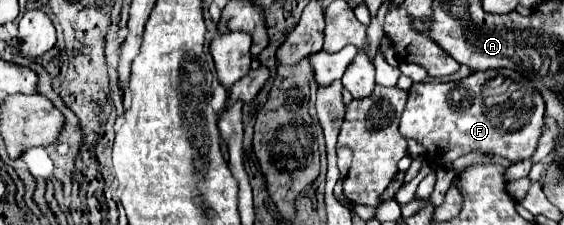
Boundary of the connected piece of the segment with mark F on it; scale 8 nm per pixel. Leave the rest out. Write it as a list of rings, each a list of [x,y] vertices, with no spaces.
[[[483,70],[459,82],[421,82],[409,90],[399,130],[427,148],[433,166],[451,164],[469,152],[497,154],[511,162],[529,158],[541,136],[545,102],[539,90],[515,70]]]

